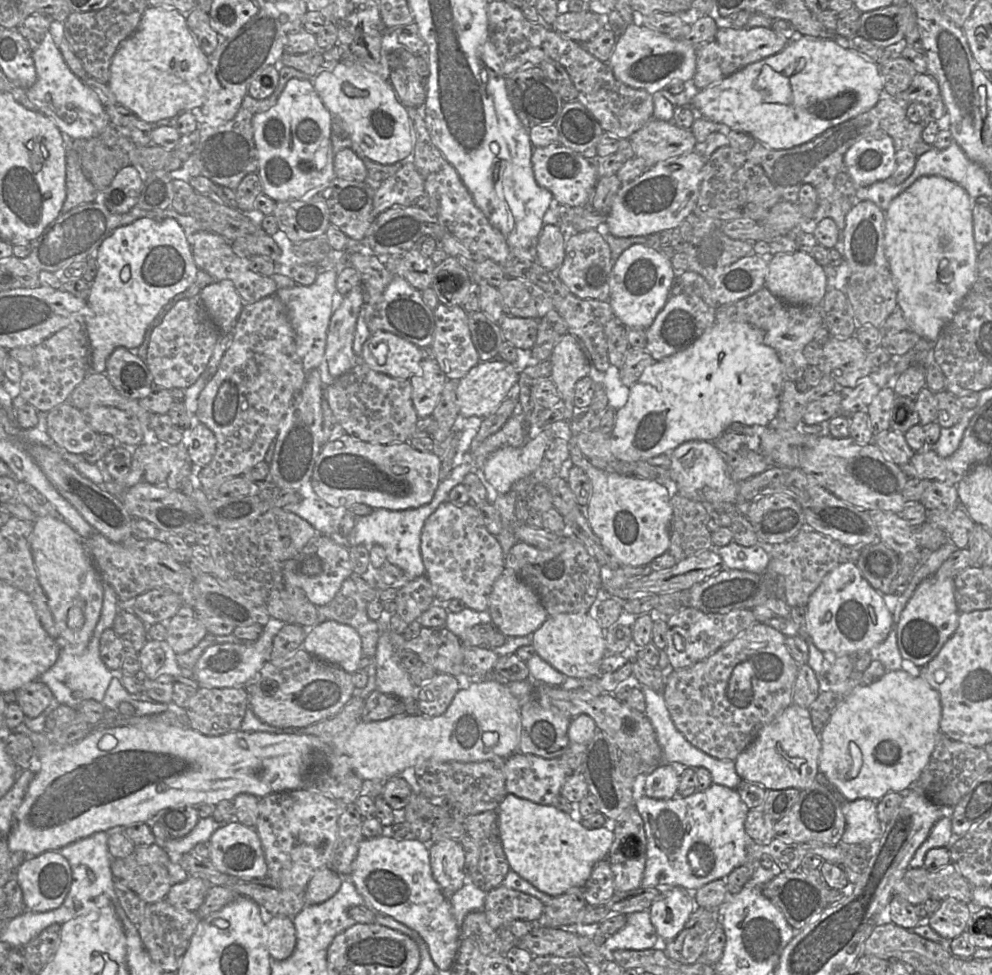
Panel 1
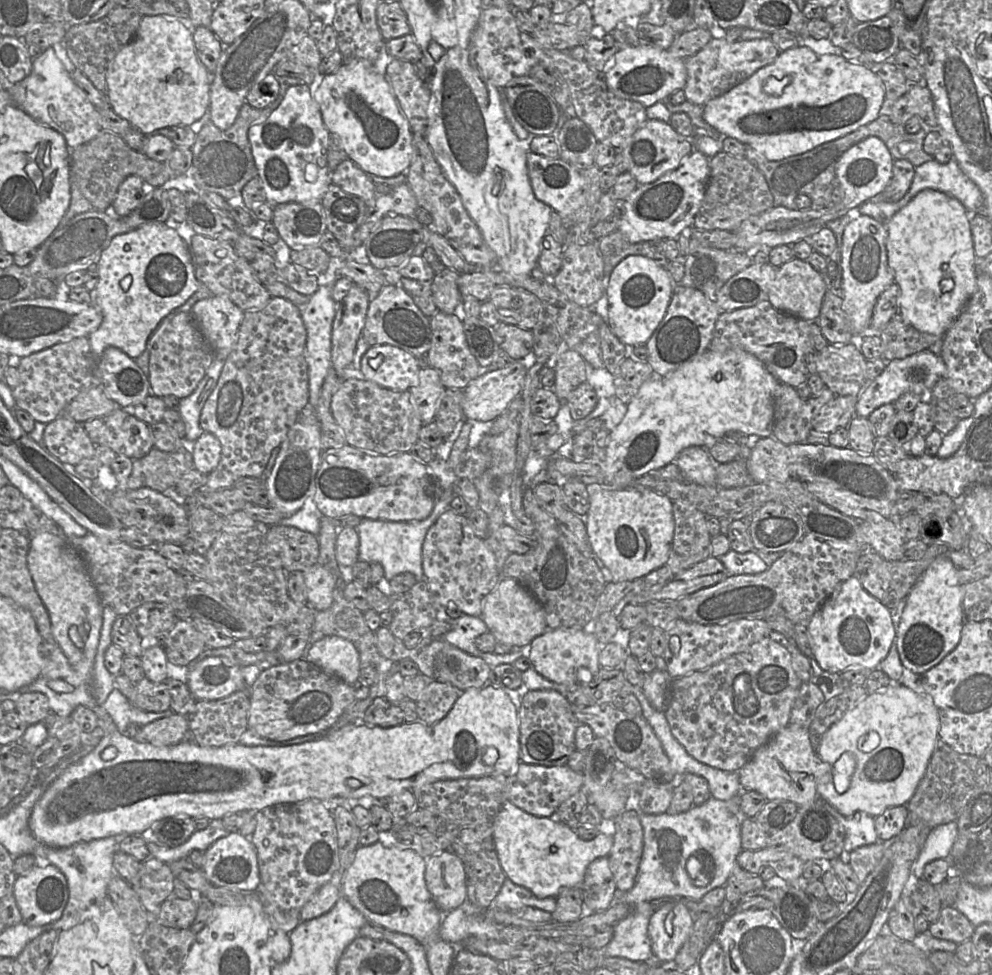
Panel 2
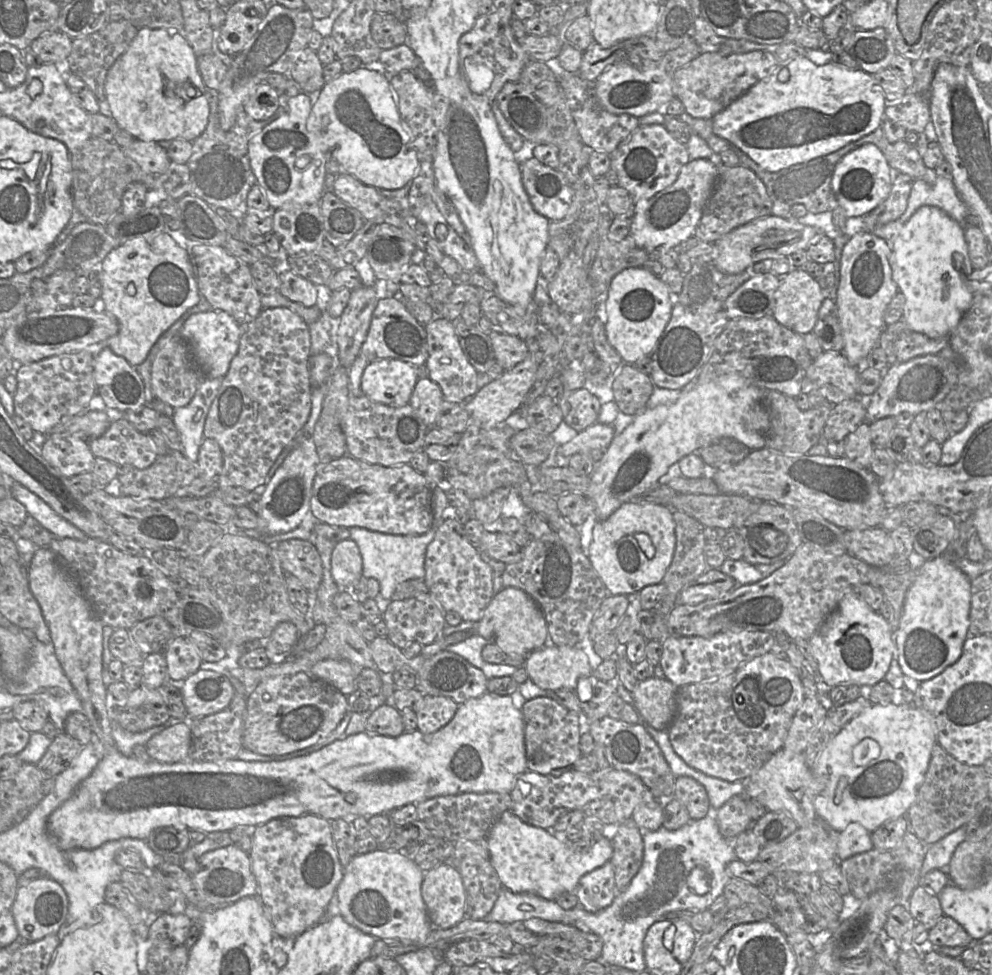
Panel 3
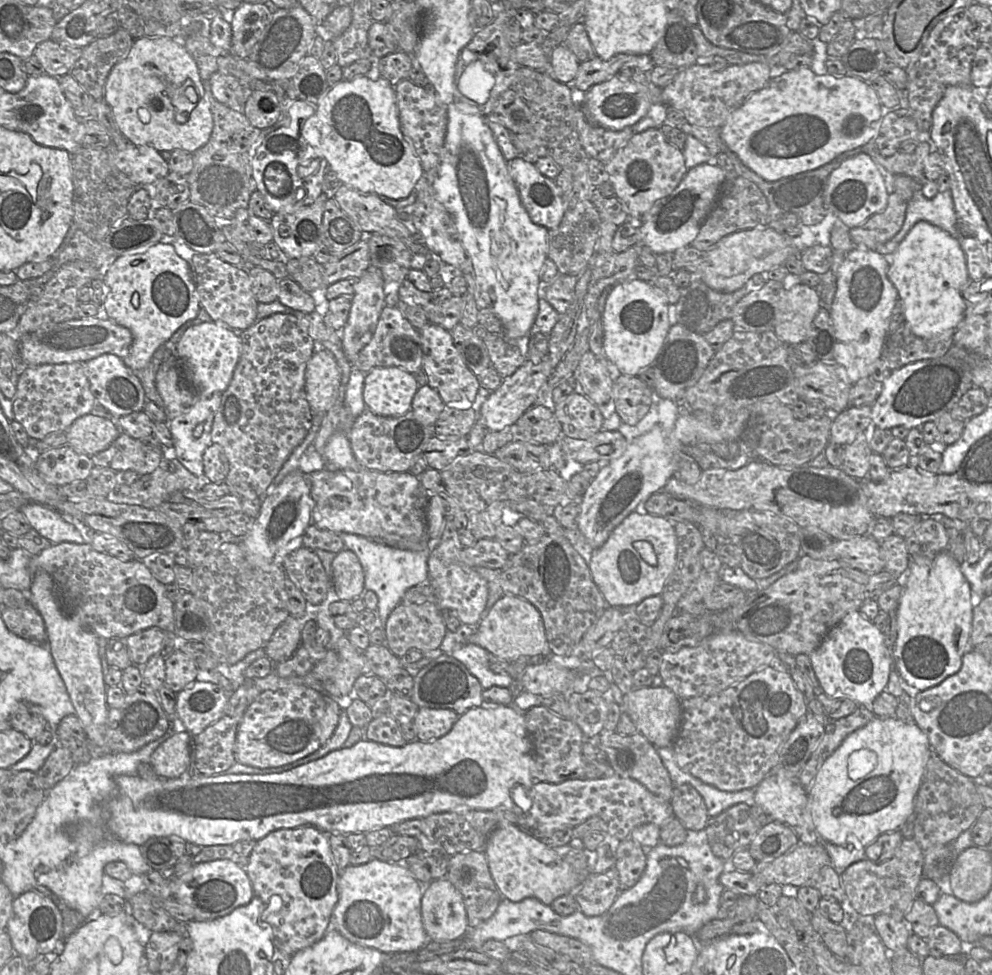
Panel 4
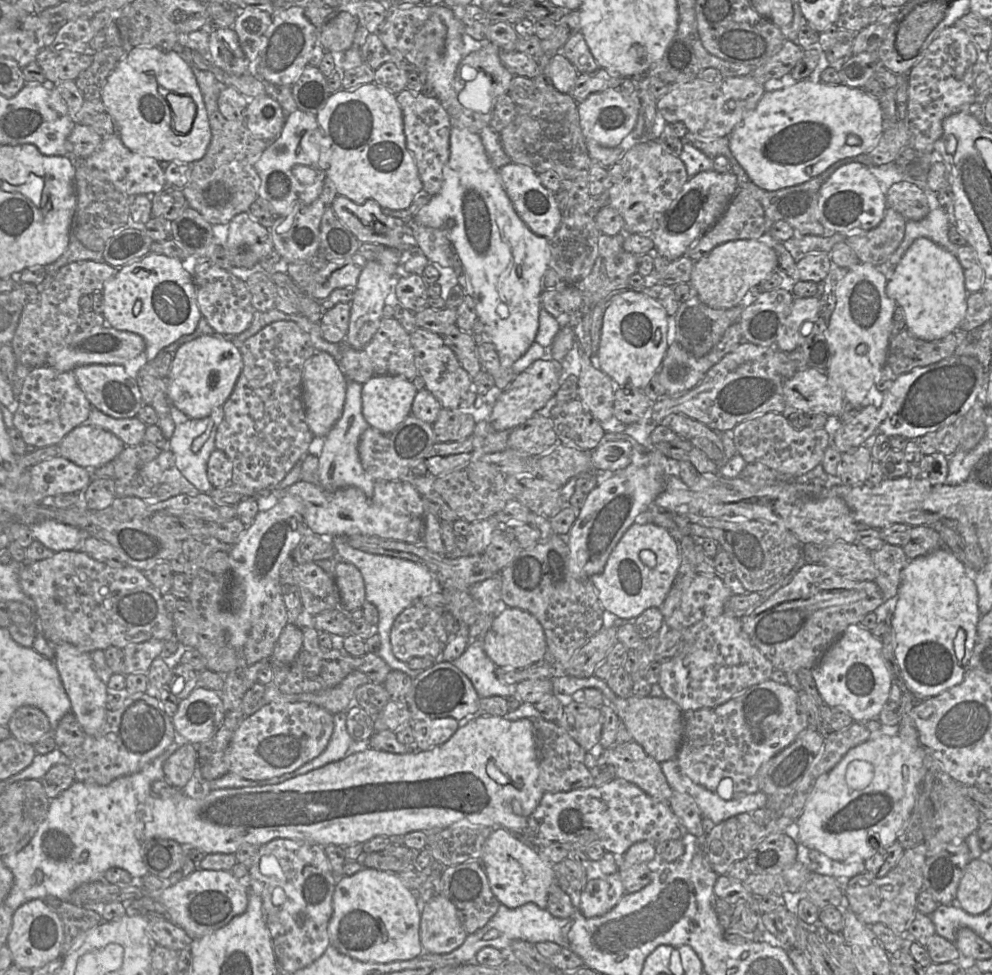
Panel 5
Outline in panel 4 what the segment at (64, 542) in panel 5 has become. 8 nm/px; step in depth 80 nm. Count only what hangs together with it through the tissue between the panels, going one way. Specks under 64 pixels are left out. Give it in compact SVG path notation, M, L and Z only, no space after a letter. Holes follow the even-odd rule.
M29 501L20 511L25 515L30 526L52 544L62 542L84 543L83 536L77 528L64 519L51 507Z

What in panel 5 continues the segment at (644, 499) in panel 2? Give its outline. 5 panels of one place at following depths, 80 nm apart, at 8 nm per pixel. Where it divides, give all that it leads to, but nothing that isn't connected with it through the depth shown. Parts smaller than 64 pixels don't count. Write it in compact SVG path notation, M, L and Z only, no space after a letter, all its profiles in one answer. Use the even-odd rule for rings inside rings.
M635 521L624 533L609 556L604 570L591 577L603 609L615 615L621 624L634 620L650 607L661 607L675 581L680 566L679 544L664 527L653 522L640 524Z

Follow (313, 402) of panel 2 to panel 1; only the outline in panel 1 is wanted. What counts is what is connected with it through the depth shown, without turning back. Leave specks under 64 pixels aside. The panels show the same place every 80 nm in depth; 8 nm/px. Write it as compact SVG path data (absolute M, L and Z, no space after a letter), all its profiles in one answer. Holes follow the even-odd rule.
M320 270L313 284L309 286L295 284L290 288L277 289L275 293L285 305L295 332L297 352L302 359L306 375L319 368L325 359L331 317L339 307L339 303L336 302L337 274L335 270Z

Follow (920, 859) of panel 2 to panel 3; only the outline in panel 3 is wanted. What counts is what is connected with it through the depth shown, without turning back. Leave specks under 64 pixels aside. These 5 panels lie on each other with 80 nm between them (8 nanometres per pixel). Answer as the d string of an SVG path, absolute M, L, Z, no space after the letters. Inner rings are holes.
M965 826L960 827L944 836L935 843L926 846L925 857L921 868L921 877L934 869L945 869L948 874L948 865L956 847L967 838Z

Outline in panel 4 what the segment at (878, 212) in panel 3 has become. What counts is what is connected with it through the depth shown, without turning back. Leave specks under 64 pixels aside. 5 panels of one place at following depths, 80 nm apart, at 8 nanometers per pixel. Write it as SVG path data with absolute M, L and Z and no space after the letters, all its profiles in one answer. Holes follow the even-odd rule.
M893 191L883 212L874 214L863 225L850 230L850 238L860 249L877 250L902 228L908 202Z

